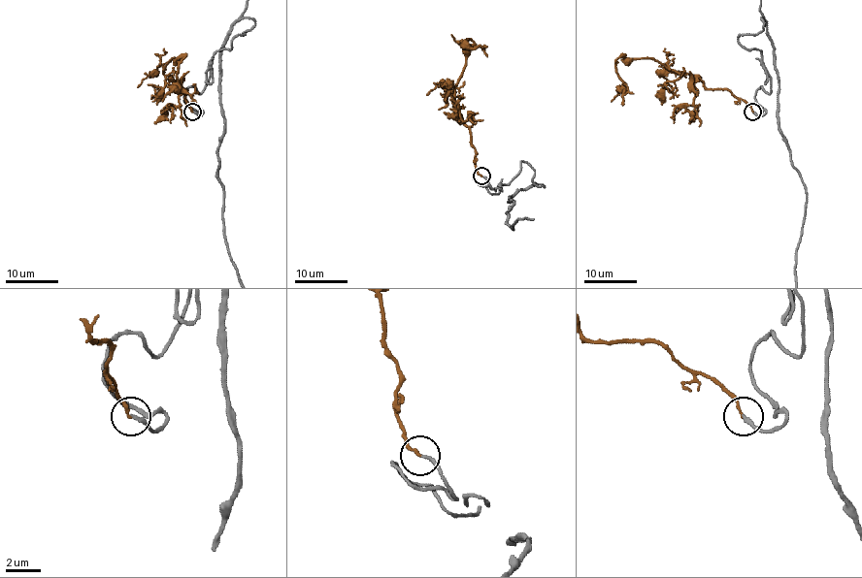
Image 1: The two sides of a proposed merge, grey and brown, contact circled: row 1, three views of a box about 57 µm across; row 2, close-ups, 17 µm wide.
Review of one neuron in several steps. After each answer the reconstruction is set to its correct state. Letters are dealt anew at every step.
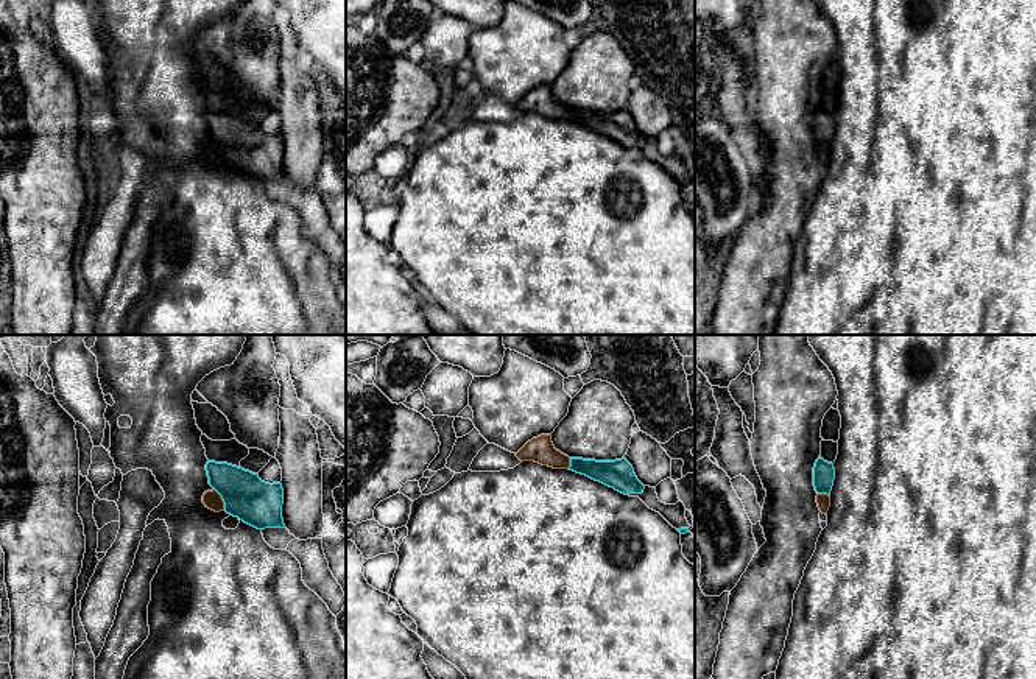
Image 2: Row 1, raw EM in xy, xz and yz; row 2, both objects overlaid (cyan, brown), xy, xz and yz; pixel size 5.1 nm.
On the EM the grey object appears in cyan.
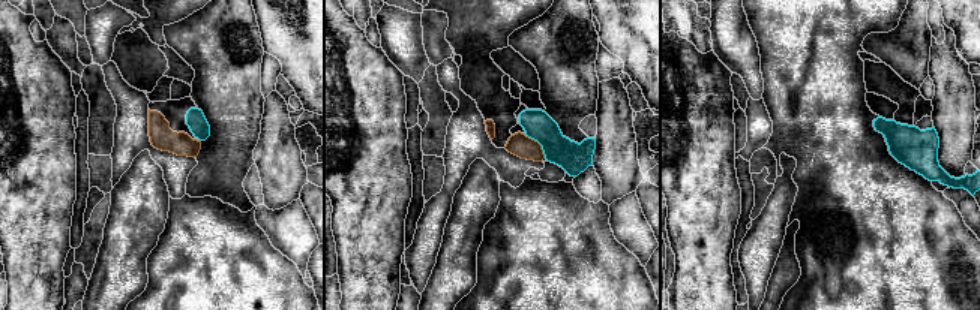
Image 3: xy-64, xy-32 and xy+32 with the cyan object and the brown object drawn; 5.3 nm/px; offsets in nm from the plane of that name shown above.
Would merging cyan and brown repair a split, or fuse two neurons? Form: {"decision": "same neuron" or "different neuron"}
{"decision": "same neuron"}

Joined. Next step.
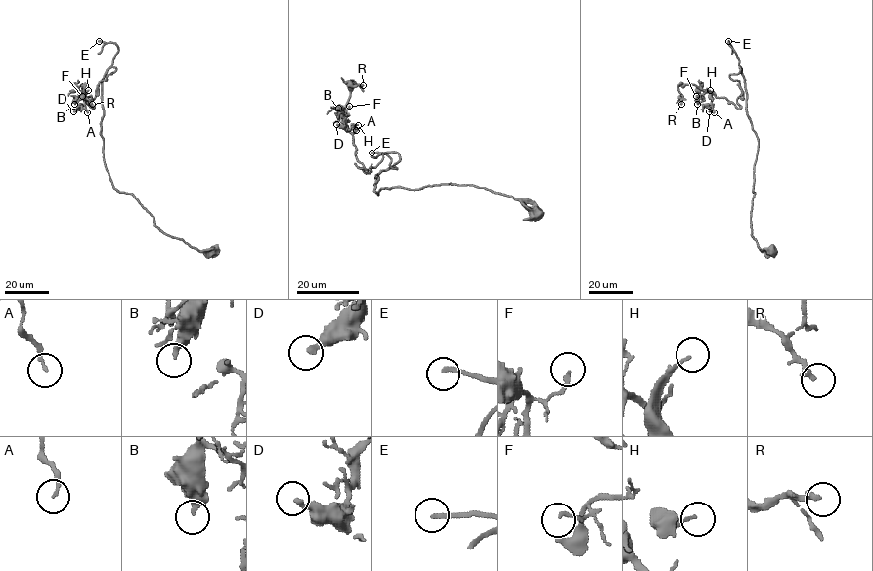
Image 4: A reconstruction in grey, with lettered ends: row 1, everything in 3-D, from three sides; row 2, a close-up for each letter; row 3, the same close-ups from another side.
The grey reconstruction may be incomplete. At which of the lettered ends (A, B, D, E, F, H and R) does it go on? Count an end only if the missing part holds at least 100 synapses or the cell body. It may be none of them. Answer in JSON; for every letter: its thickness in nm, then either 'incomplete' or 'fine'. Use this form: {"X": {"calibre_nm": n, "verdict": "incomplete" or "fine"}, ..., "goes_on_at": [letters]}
{"A": {"calibre_nm": 120, "verdict": "fine"}, "B": {"calibre_nm": 320, "verdict": "fine"}, "D": {"calibre_nm": 240, "verdict": "fine"}, "E": {"calibre_nm": 190, "verdict": "incomplete"}, "F": {"calibre_nm": 140, "verdict": "fine"}, "H": {"calibre_nm": 120, "verdict": "fine"}, "R": {"calibre_nm": 260, "verdict": "fine"}, "goes_on_at": ["E"]}

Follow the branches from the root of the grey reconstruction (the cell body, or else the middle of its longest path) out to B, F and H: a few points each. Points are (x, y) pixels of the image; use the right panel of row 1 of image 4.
B: (773, 251), (751, 235), (759, 139), (741, 68), (729, 75), (743, 92), (740, 108), (708, 91), (697, 104)
F: (773, 251), (751, 235), (759, 139), (741, 68), (729, 75), (743, 92), (740, 108), (708, 91), (696, 96)
H: (773, 251), (751, 235), (759, 139), (741, 68), (729, 75), (743, 92), (740, 108), (710, 90)

